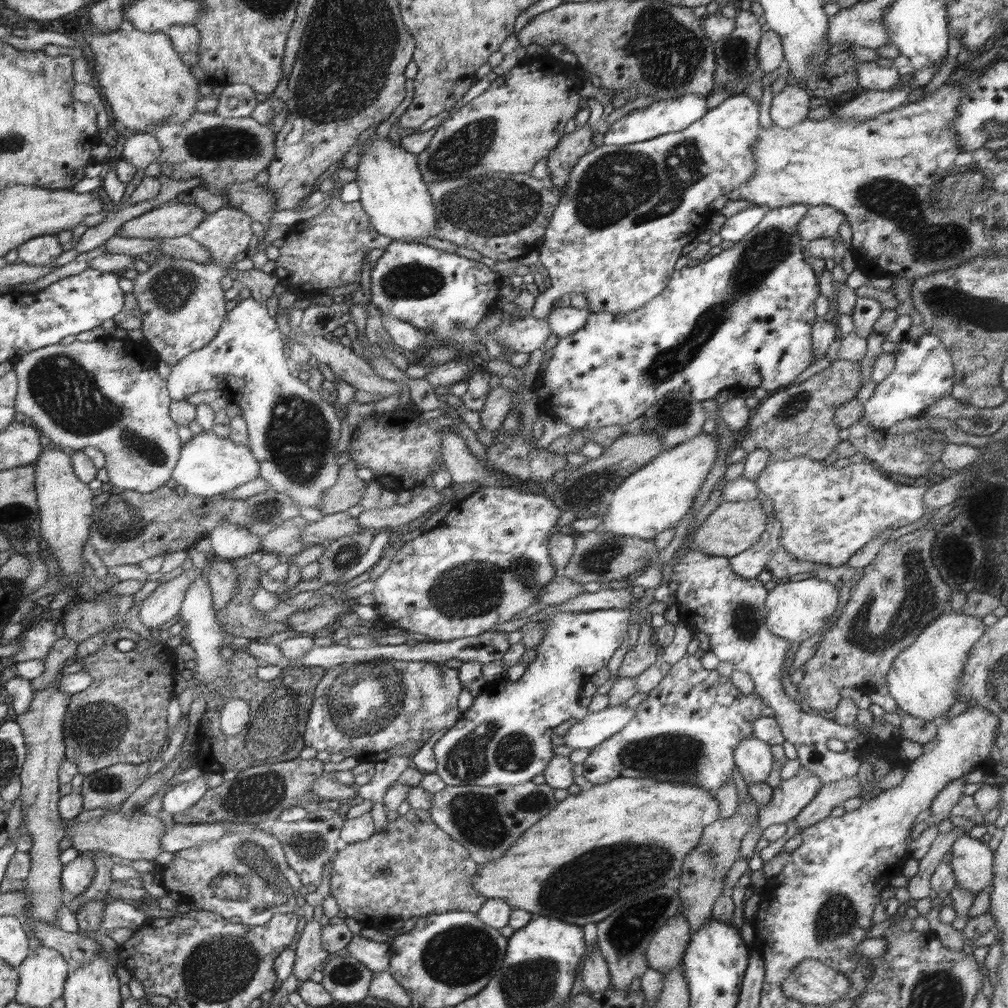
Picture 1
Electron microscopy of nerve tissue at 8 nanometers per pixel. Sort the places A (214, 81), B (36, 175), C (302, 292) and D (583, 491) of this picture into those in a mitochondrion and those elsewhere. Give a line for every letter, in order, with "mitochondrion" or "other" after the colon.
A: other
B: other
C: other
D: mitochondrion

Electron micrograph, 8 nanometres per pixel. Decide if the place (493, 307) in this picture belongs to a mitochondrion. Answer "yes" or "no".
no

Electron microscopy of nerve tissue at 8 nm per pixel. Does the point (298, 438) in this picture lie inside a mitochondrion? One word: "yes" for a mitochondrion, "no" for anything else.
yes

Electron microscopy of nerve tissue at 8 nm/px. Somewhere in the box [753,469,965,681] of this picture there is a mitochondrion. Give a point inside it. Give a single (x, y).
(919, 604)

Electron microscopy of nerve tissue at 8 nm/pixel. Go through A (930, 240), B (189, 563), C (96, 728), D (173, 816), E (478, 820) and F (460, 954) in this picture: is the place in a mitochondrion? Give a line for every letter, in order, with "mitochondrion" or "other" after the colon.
A: mitochondrion
B: other
C: mitochondrion
D: other
E: mitochondrion
F: mitochondrion

